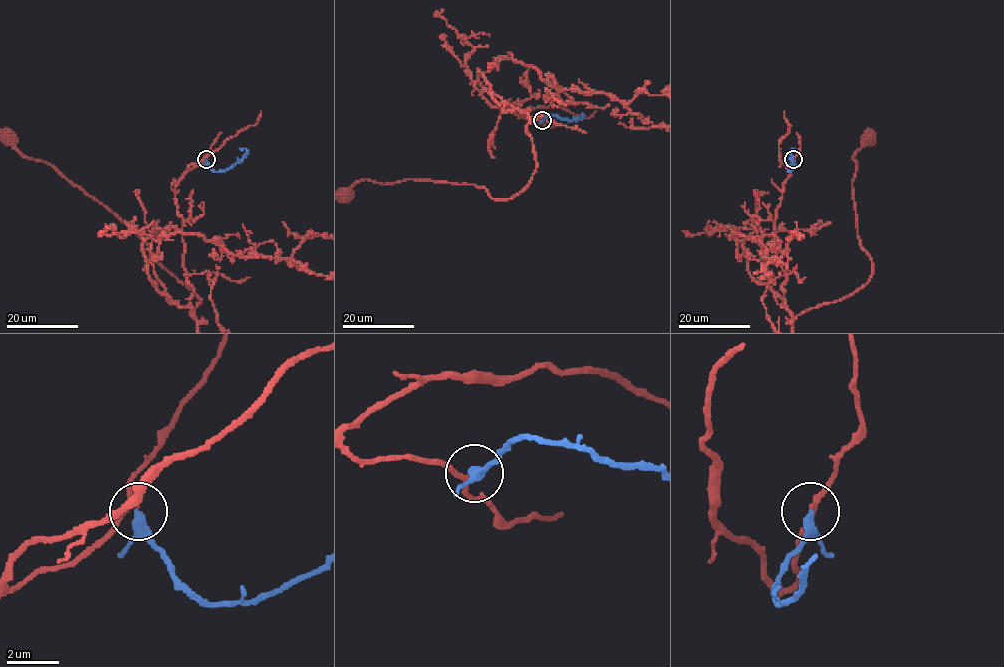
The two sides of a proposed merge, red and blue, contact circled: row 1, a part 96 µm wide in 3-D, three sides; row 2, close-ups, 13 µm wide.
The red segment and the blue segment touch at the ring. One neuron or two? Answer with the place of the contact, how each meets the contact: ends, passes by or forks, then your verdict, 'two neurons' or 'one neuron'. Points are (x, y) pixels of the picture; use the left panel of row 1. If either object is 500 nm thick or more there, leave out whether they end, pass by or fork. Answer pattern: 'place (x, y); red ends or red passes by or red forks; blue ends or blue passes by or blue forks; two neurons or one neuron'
place (206, 159); red passes by; blue passes by; two neurons

